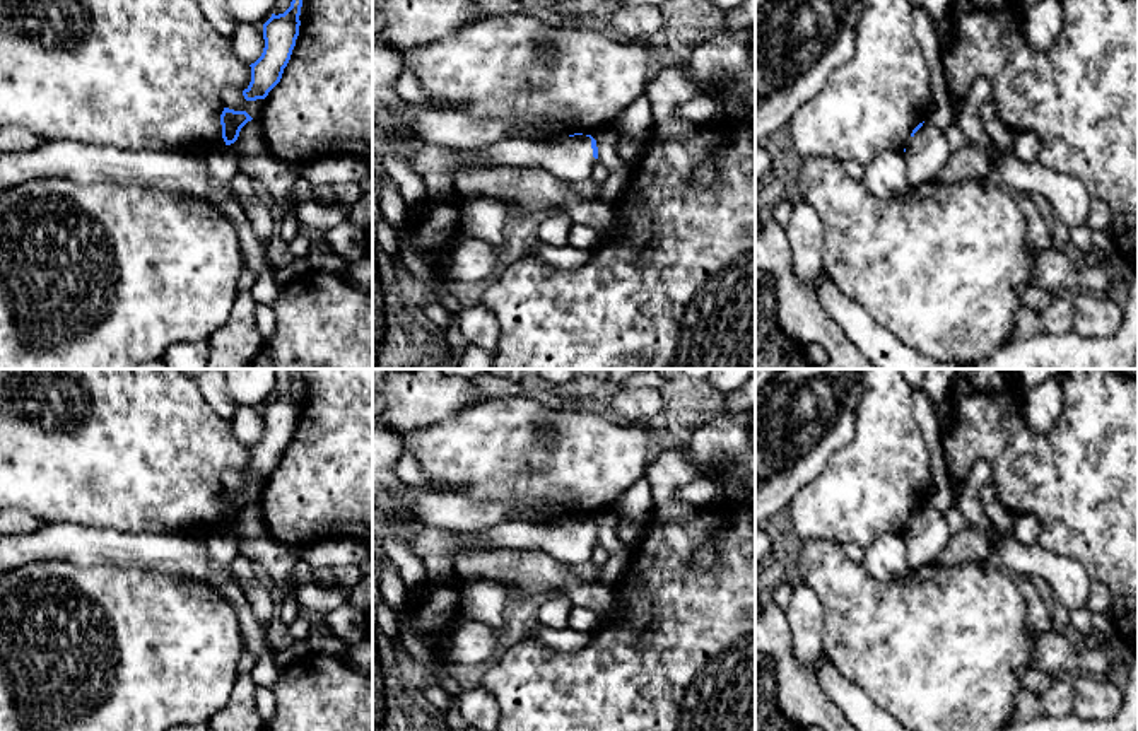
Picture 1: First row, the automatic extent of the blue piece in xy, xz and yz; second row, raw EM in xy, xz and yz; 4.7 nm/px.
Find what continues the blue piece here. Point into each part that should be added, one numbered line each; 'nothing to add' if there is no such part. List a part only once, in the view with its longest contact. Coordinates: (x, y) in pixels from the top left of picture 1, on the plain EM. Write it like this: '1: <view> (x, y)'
1: xz (568, 540)

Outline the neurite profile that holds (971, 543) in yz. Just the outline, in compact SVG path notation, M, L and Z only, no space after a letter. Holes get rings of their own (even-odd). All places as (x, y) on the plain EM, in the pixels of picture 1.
M965 526L962 531L950 536L938 557L938 564L988 562L993 555L994 548L983 528Z

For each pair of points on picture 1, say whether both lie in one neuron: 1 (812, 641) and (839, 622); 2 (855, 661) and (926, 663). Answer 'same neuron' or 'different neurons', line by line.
1: different neurons
2: same neuron

